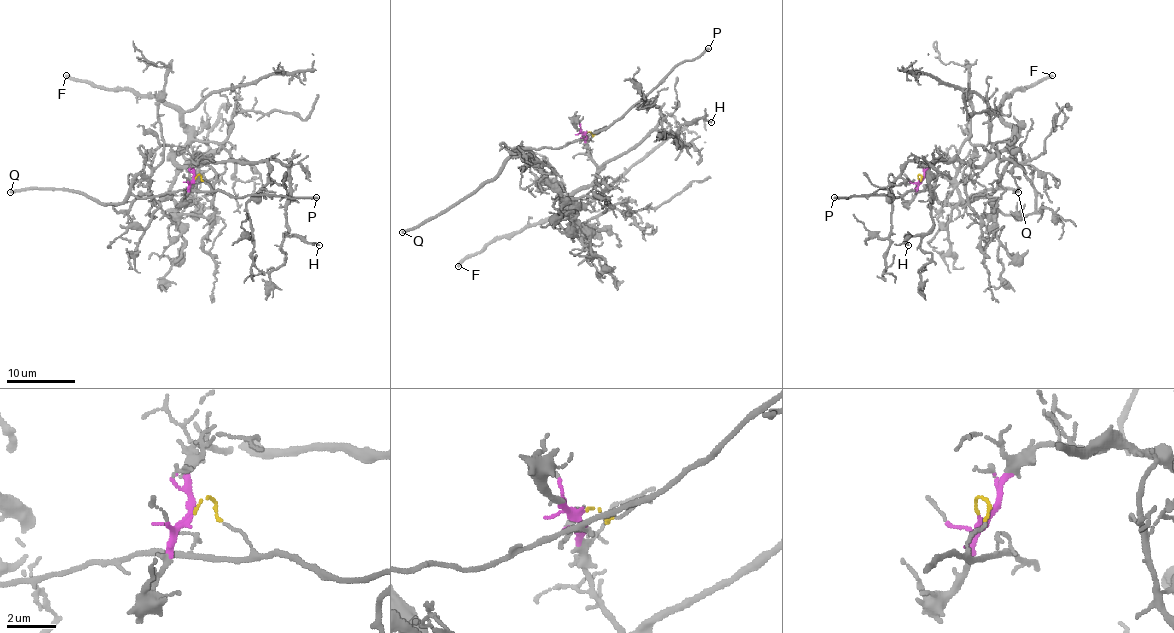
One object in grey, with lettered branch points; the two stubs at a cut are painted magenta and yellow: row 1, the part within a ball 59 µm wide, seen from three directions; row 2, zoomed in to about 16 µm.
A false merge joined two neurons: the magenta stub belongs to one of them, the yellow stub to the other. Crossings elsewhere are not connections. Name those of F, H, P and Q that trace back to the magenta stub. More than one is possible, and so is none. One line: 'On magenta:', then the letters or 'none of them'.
On magenta: F, H

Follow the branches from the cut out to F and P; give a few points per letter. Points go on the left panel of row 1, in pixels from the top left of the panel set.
F: (194, 179), (196, 160), (204, 160), (175, 160), (187, 141), (178, 112), (156, 97), (66, 74)
P: (196, 179), (197, 175), (216, 191), (225, 191), (237, 197), (264, 194), (317, 197)

